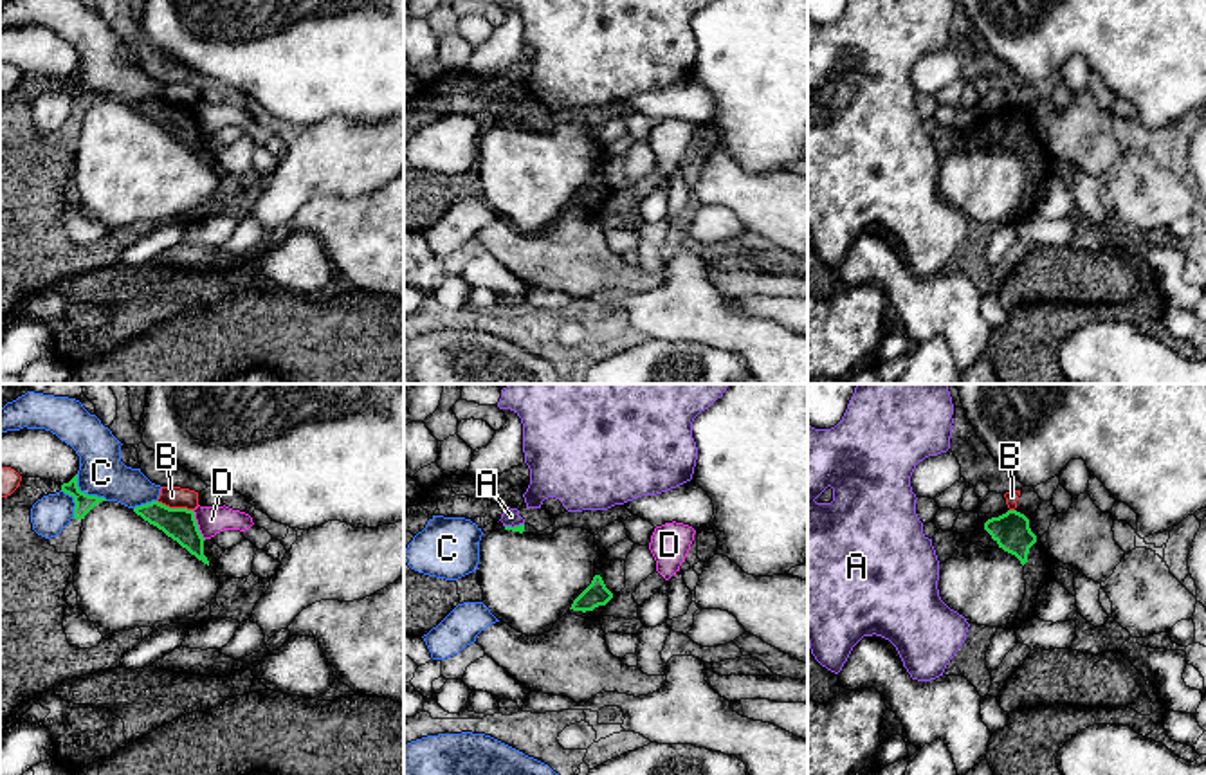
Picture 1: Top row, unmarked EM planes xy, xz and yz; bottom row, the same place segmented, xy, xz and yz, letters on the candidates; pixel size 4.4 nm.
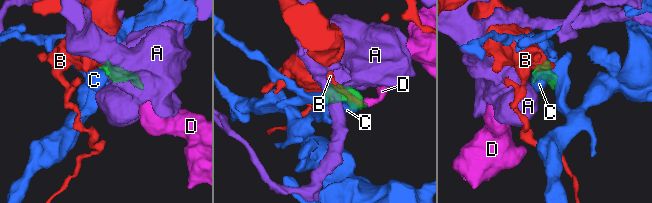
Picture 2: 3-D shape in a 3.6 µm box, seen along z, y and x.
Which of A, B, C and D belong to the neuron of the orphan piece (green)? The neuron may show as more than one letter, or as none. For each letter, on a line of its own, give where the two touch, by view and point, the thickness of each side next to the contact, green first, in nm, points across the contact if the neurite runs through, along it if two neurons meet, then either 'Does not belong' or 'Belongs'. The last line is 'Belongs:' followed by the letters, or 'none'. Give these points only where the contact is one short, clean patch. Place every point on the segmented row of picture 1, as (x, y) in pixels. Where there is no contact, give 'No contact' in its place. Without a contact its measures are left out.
A: Touches green at xz (514, 527). Thickness 40 nm (green) against 80 nm. Boundary: xz (523, 523), (505, 527). Does not belong
B: Touches green at xy (175, 509). Thickness 140 nm (green) against 100 nm. Does not belong
C: Touches green at xy (87, 494). Thickness 80 nm (green) against 200 nm. Does not belong
D: Touches green at xy (197, 525). Thickness 140 nm (green) against 130 nm. Boundary: xy (191, 510), (204, 539). Does not belong
Belongs: none

